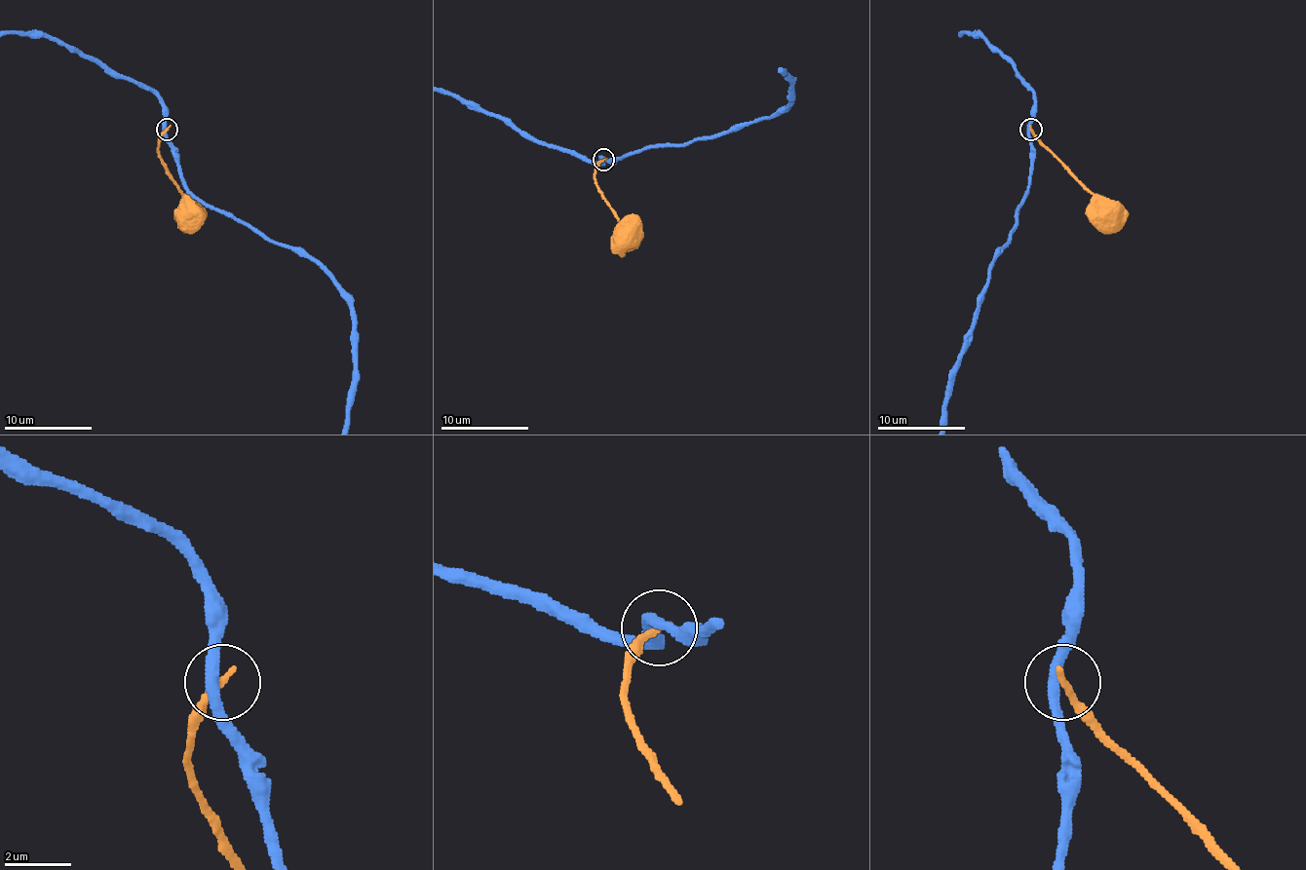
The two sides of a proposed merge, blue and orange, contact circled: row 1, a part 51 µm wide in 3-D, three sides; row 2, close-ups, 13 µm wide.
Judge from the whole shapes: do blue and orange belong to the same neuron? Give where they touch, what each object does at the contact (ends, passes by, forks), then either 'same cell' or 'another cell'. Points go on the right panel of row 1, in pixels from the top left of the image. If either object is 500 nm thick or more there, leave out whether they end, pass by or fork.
place (1030, 130); blue passes by; orange ends; another cell

